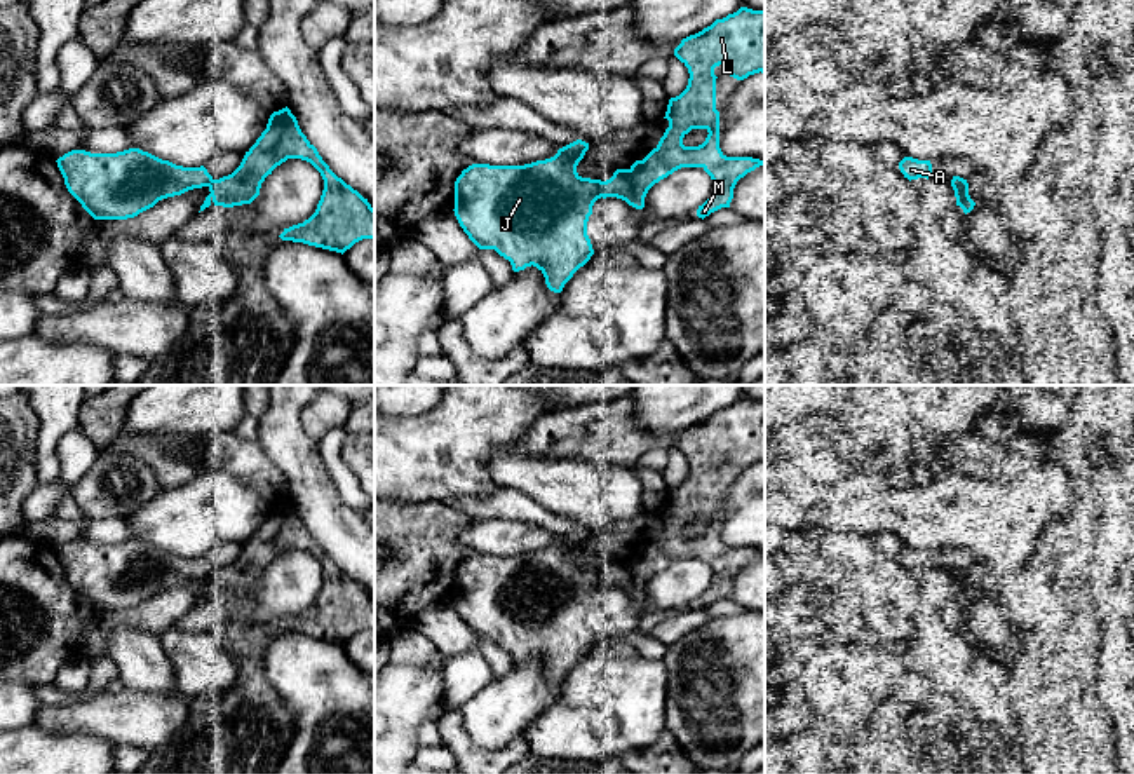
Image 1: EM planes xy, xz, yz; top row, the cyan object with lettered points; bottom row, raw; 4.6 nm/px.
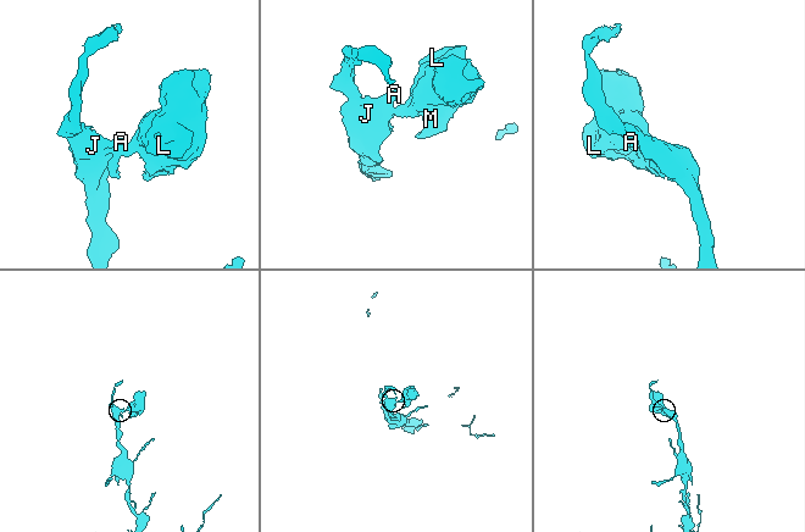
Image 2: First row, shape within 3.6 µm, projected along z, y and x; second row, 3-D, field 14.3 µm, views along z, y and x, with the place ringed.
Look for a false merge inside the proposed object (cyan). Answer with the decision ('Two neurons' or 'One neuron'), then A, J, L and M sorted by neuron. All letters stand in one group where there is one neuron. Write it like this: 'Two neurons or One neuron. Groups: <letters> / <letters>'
Two neurons. Groups: A J / L M

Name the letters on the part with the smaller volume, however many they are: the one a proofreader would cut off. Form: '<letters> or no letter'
L, M

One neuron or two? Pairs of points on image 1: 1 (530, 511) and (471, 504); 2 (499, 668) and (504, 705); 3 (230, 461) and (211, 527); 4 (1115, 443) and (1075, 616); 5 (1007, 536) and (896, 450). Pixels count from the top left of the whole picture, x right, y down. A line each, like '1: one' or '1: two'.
1: one
2: two
3: two
4: one
5: two

